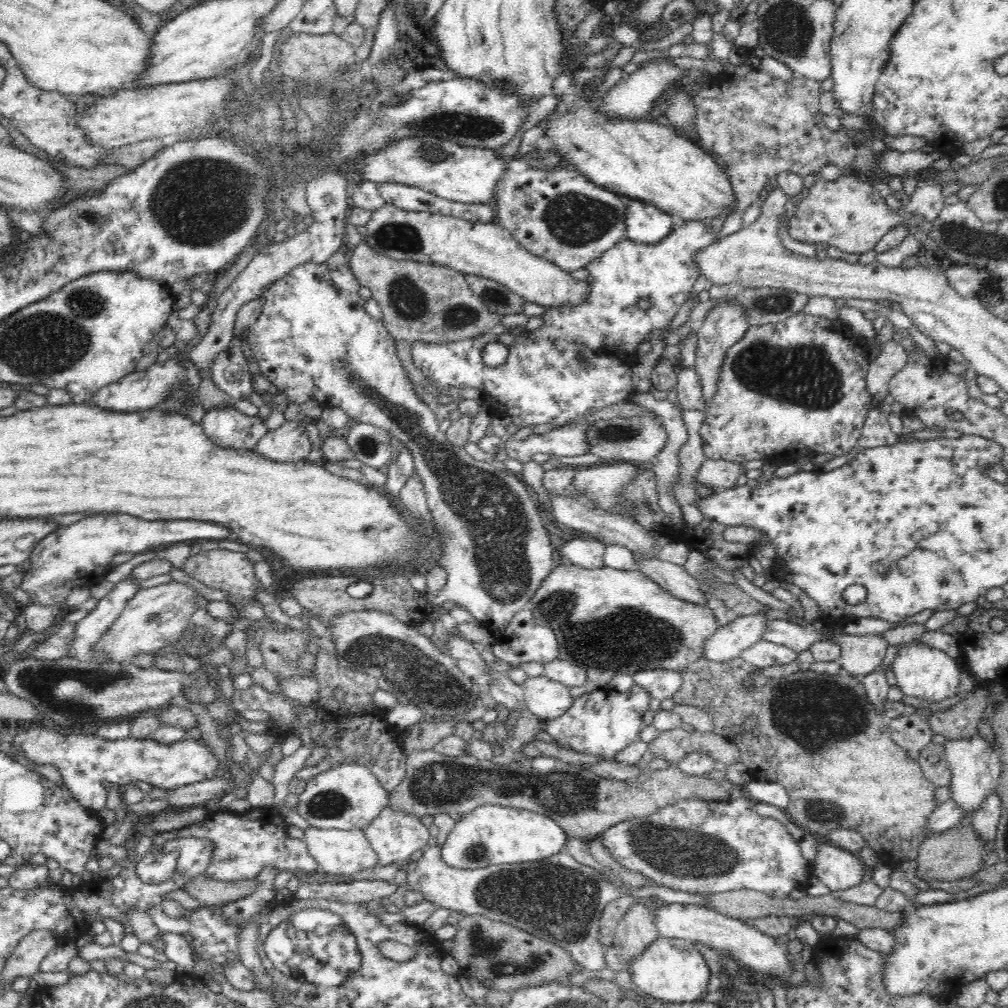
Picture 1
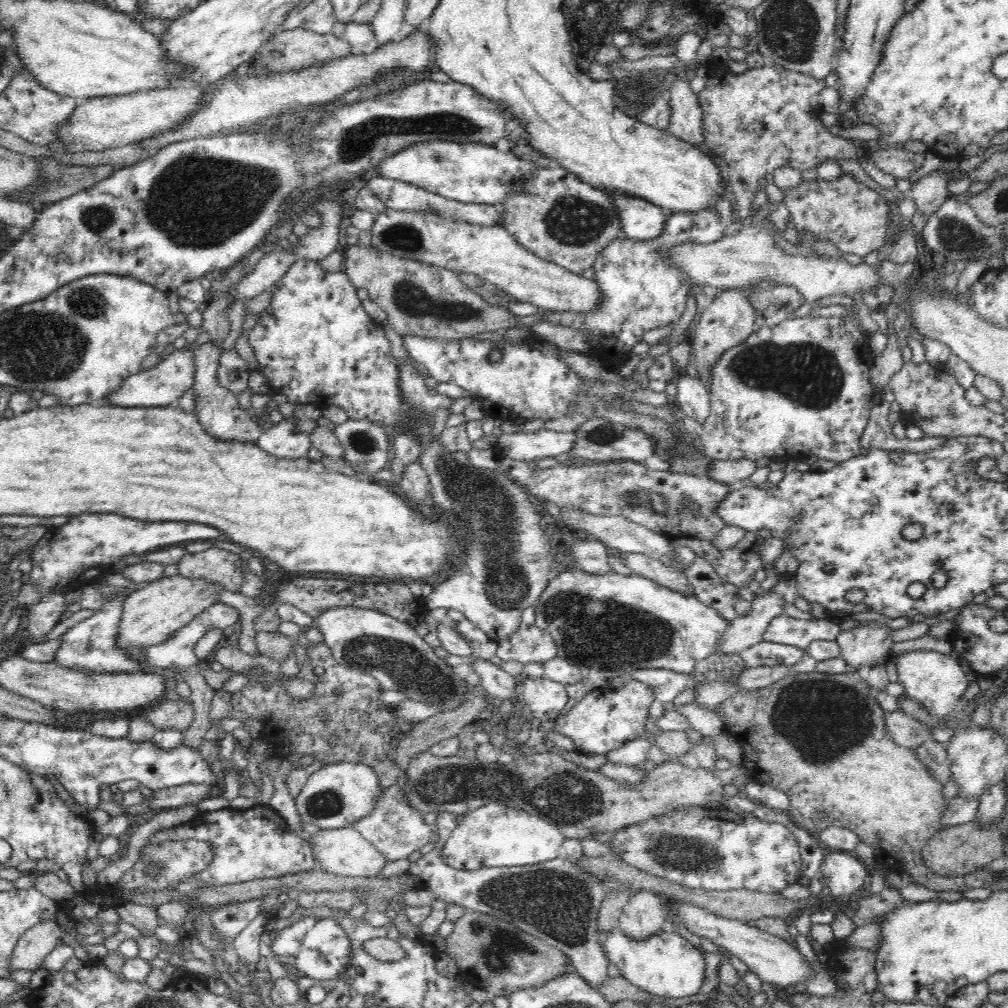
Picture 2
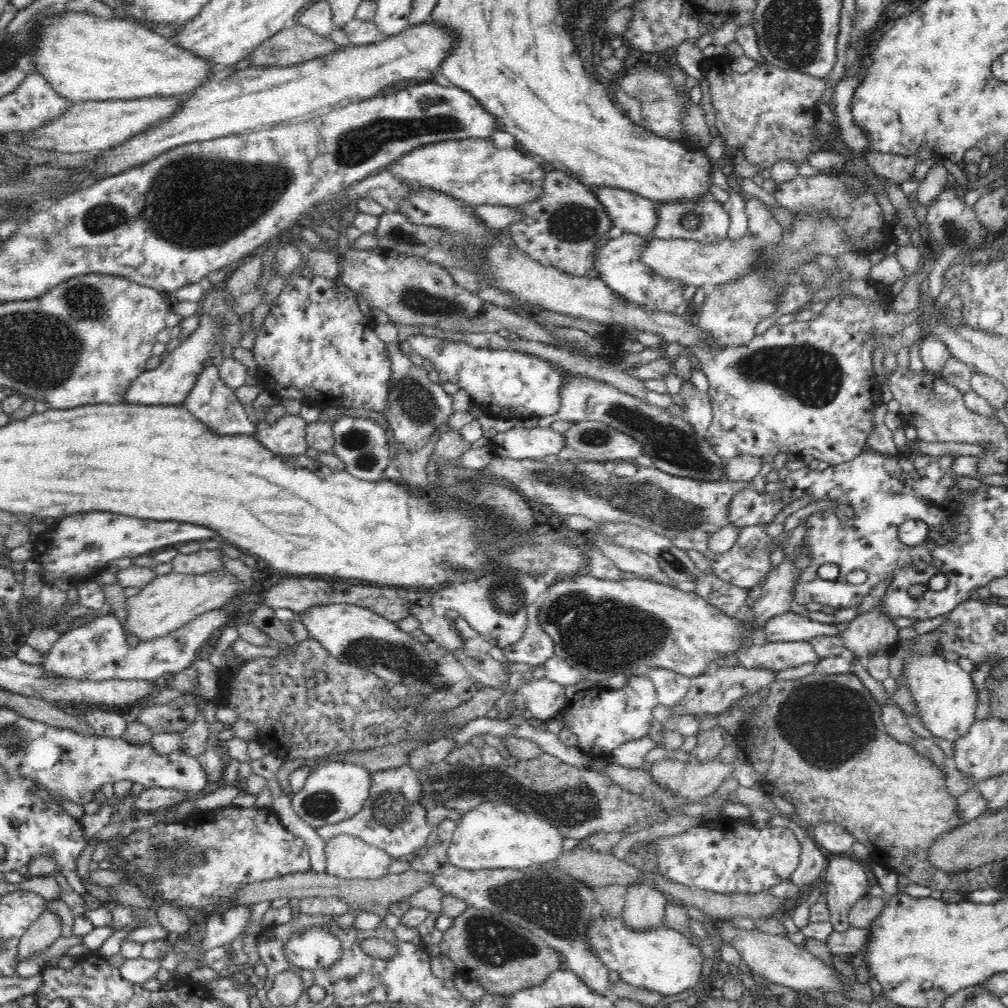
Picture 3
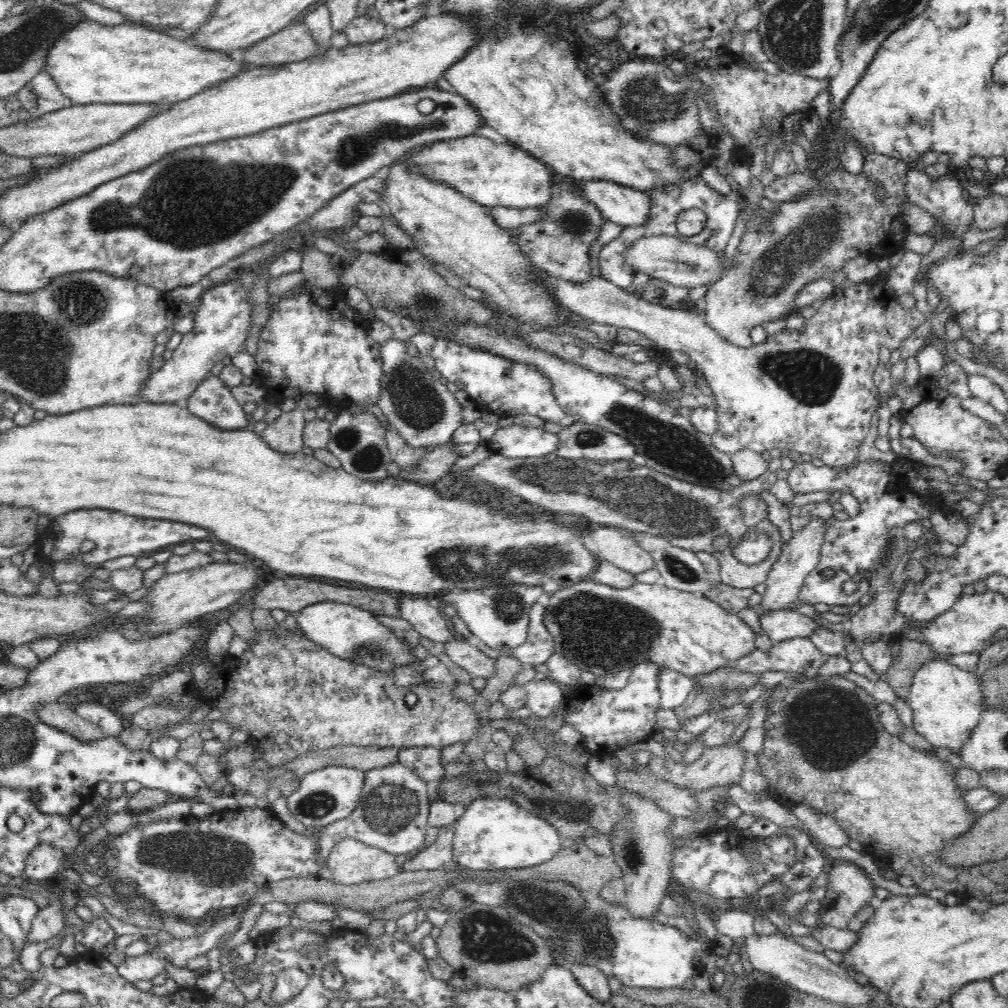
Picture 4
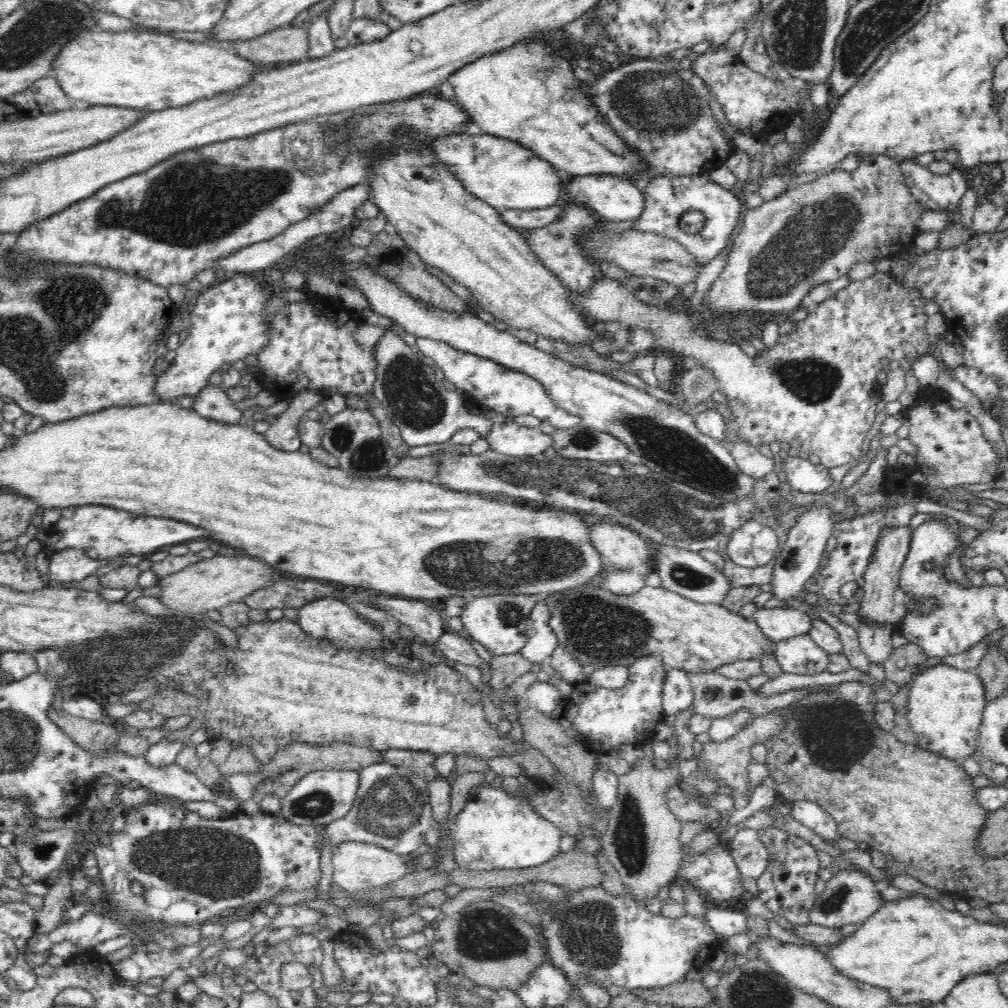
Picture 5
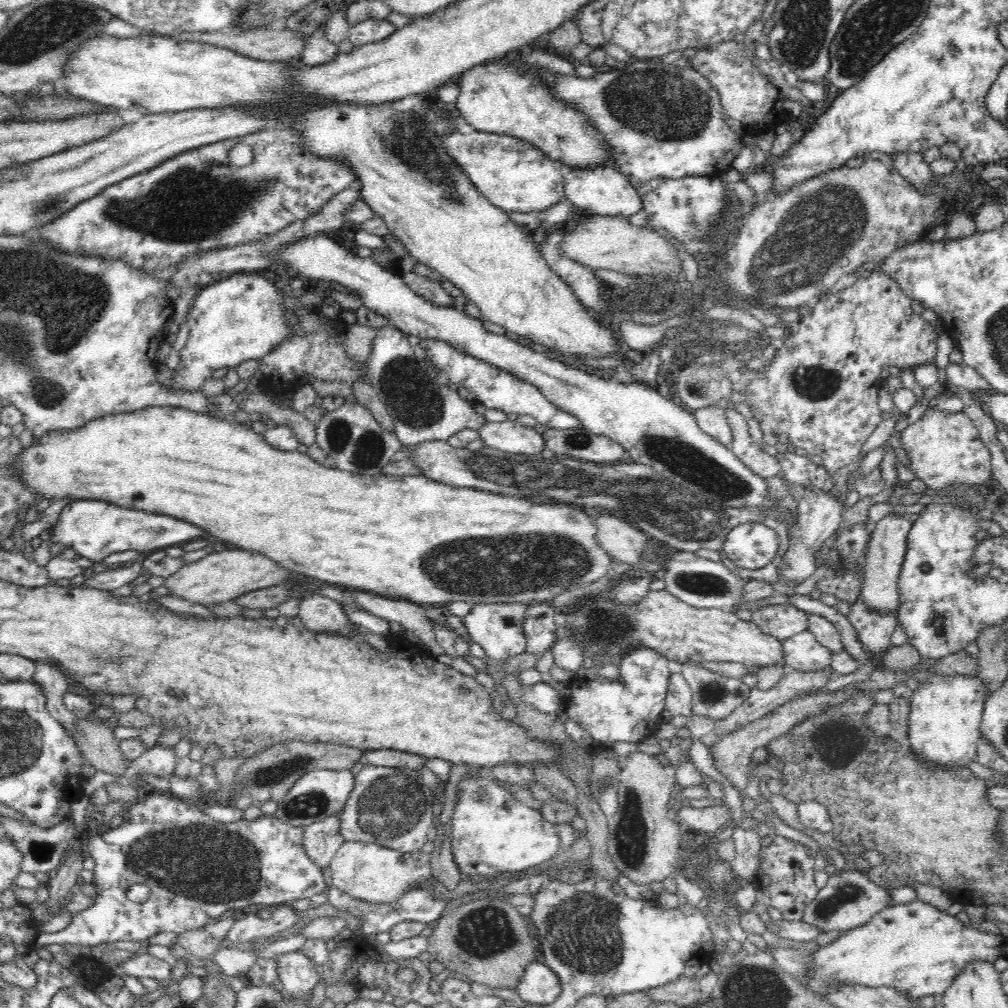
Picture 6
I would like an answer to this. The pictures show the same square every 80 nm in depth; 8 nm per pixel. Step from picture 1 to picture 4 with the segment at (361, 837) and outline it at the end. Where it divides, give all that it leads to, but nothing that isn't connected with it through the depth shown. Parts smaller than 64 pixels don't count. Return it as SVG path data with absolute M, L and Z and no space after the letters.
M354 838L336 842L326 863L332 871L333 880L346 886L392 878L402 870L395 854Z

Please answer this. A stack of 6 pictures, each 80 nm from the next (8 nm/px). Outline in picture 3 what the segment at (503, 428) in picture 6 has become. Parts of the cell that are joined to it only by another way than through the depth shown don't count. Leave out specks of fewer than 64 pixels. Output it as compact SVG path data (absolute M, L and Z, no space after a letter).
M517 426L489 438L487 445L494 456L518 460L542 460L550 455L557 455L563 447L563 434L550 427L525 429Z

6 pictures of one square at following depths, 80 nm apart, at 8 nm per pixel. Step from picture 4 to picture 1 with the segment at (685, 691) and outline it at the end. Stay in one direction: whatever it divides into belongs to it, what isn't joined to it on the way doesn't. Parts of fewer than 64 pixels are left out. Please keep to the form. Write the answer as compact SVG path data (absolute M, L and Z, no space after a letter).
M635 670L635 683L644 688L652 697L649 708L660 710L660 703L666 698L672 698L682 686L682 674L672 670Z

